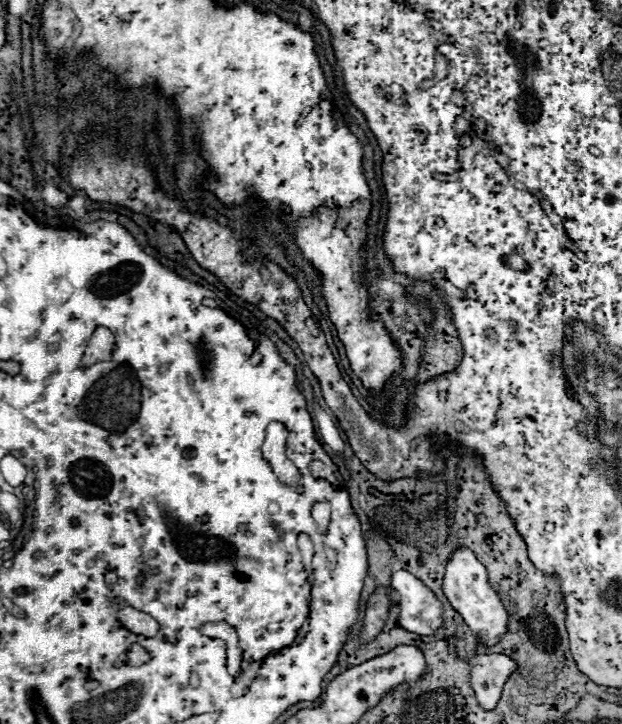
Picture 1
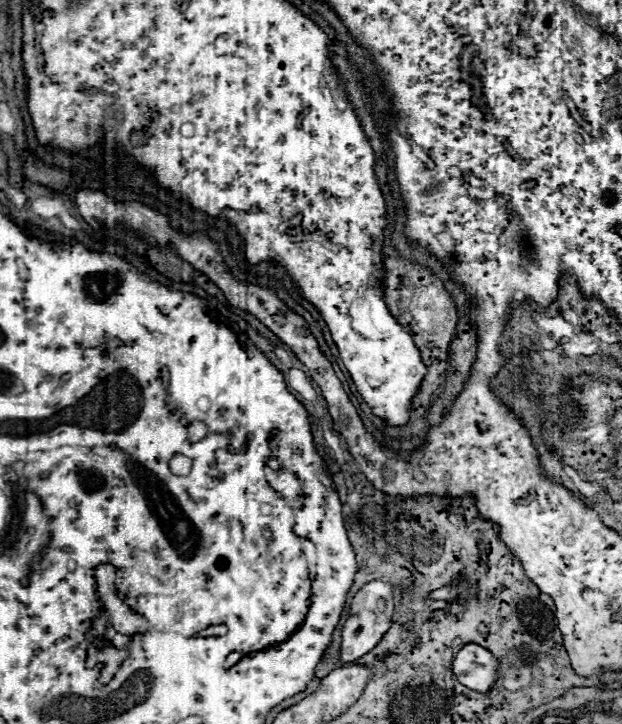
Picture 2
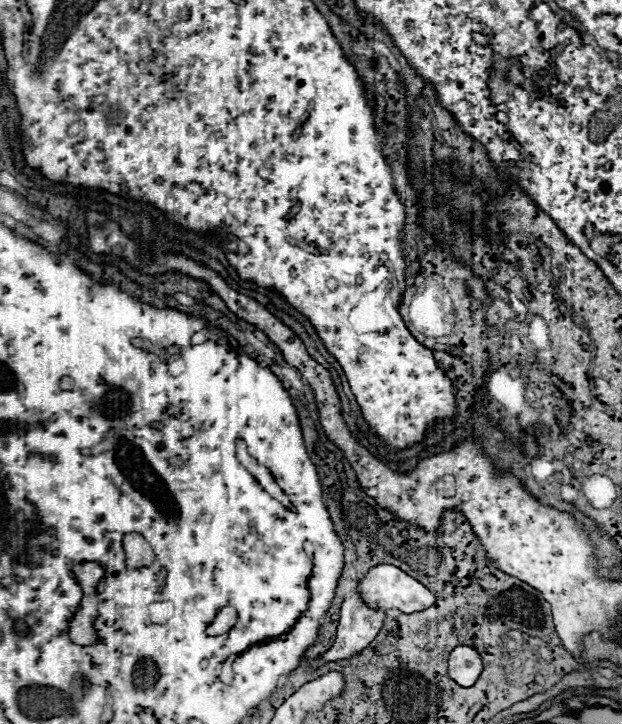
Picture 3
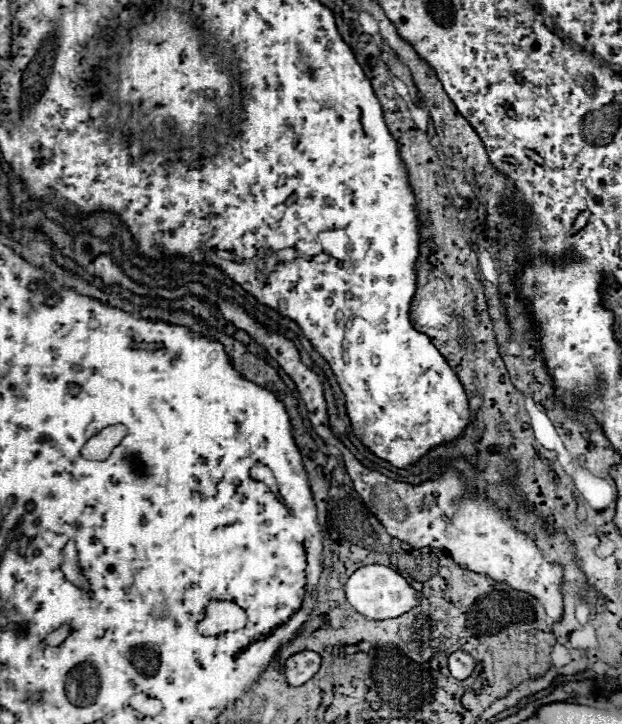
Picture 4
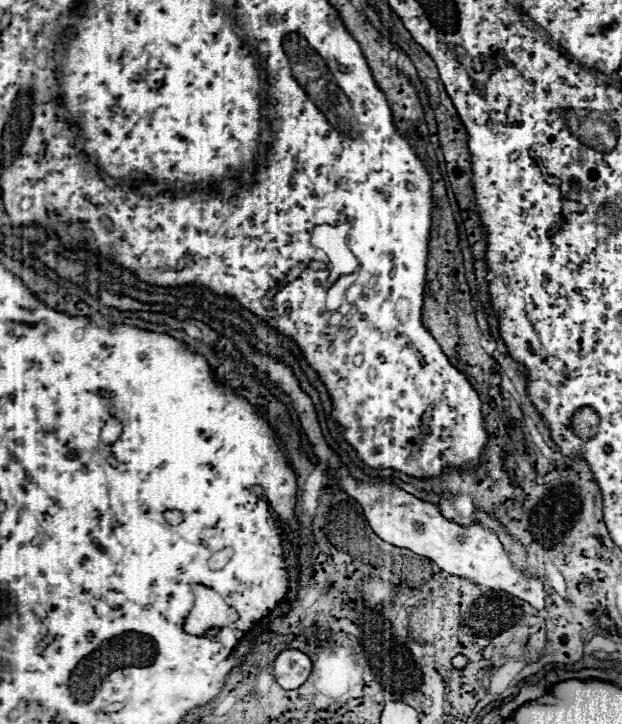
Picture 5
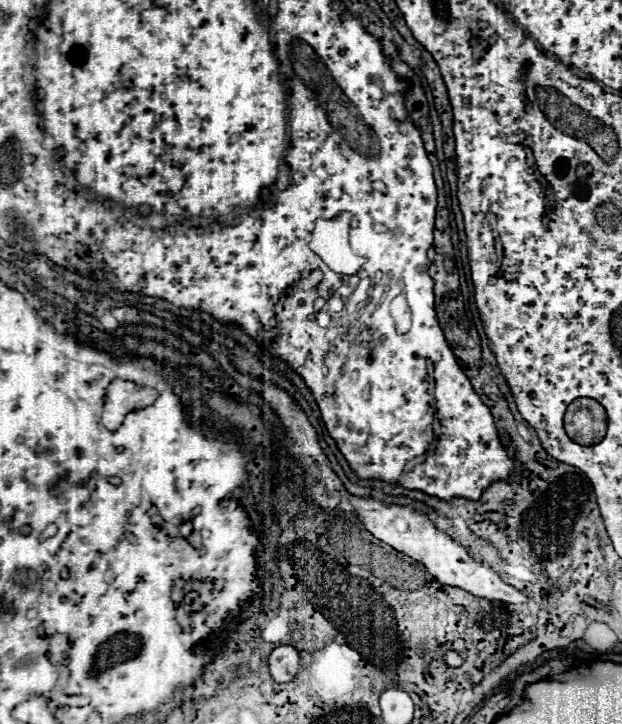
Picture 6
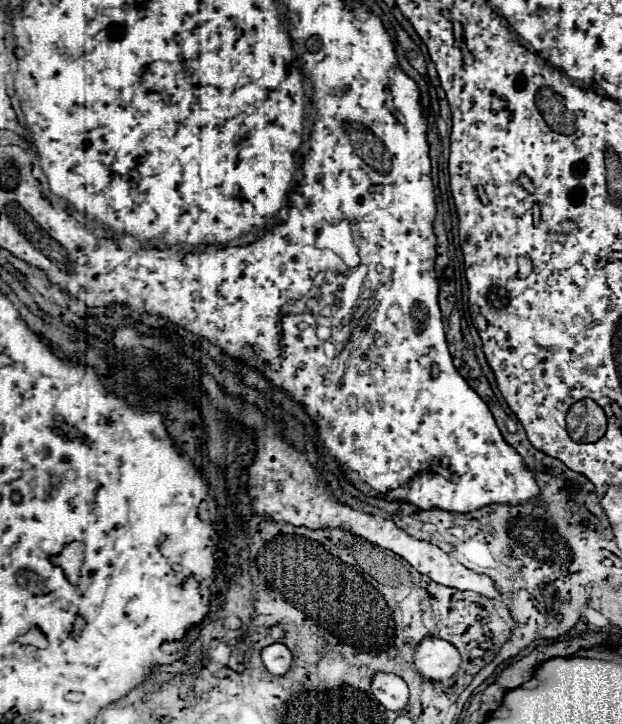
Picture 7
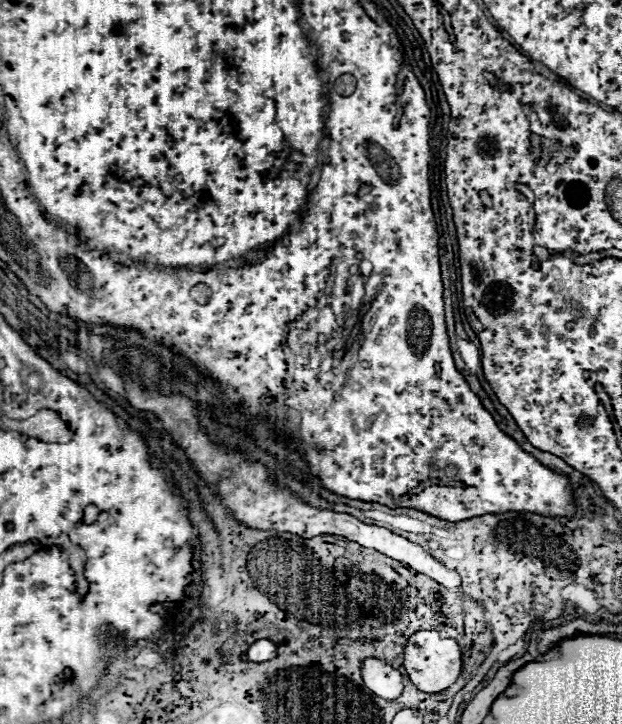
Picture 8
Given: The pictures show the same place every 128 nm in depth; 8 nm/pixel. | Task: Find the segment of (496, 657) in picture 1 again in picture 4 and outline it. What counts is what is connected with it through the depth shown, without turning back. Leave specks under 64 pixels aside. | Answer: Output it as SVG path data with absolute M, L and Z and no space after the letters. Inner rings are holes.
M458 650L450 656L450 674L458 680L468 678L474 670L474 658L470 654L466 654L464 650Z

